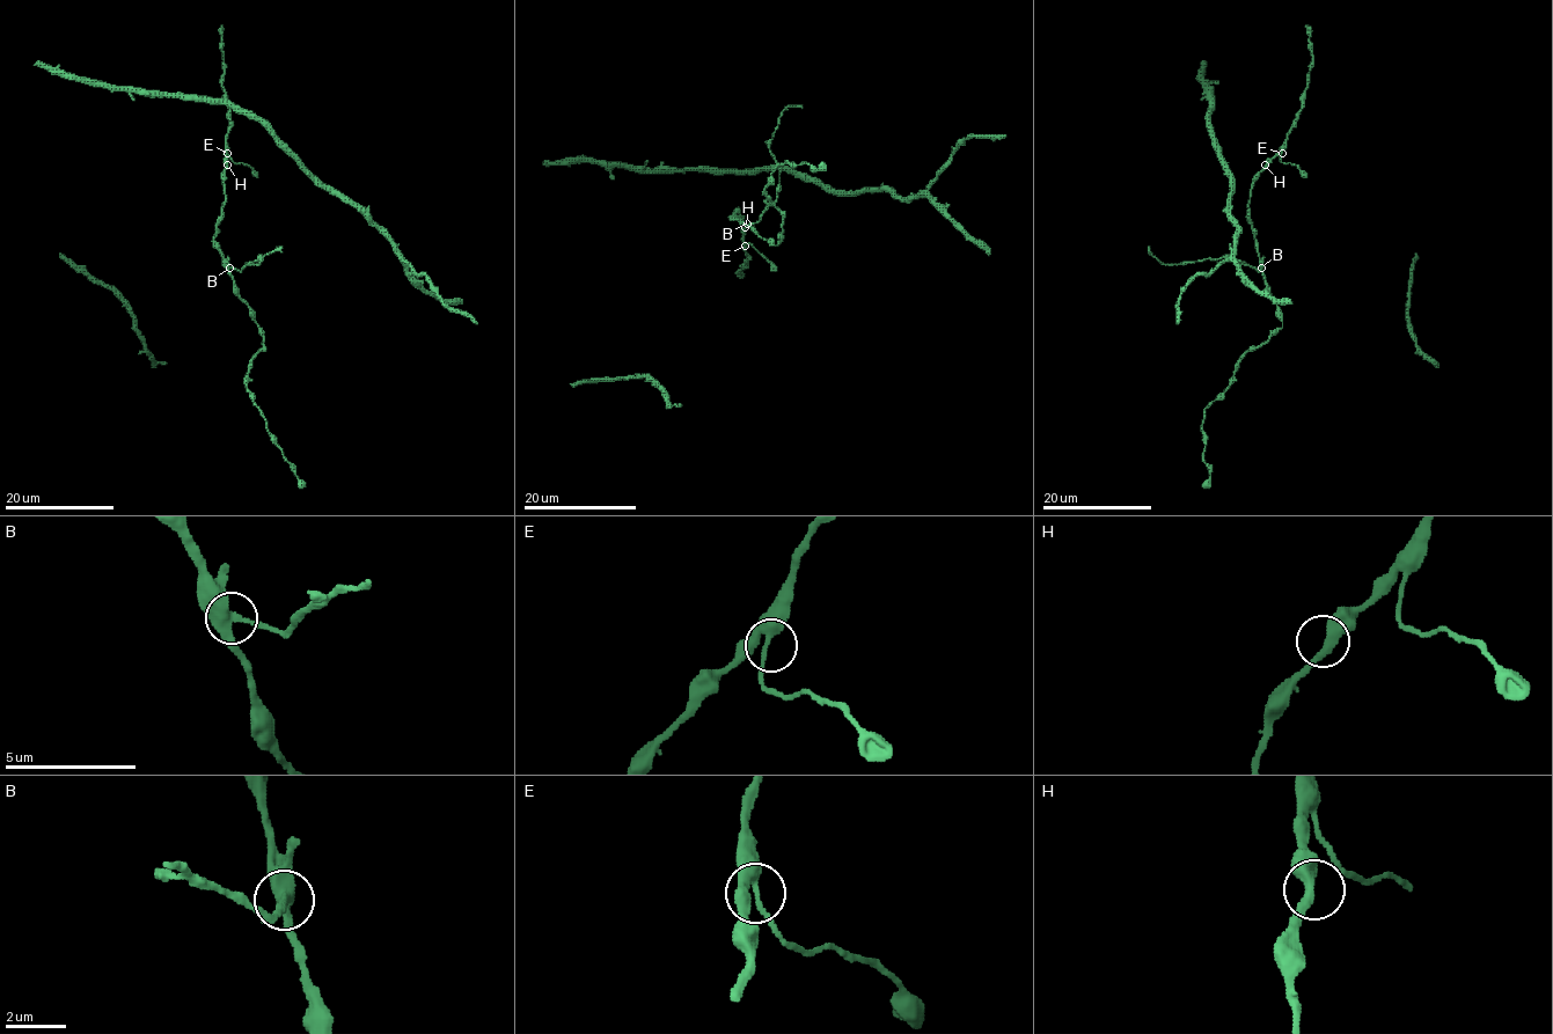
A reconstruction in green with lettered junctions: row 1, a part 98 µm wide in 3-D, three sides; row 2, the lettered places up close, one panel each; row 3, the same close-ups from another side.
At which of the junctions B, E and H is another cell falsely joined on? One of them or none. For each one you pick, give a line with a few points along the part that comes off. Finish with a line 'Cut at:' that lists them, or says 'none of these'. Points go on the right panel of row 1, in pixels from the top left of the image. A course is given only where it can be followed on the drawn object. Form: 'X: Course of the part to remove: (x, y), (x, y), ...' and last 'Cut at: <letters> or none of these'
B: Course of the part to remove: (1262, 268), (1259, 271), (1224, 257), (1162, 264), (1149, 254), (1148, 247)
Cut at: B

